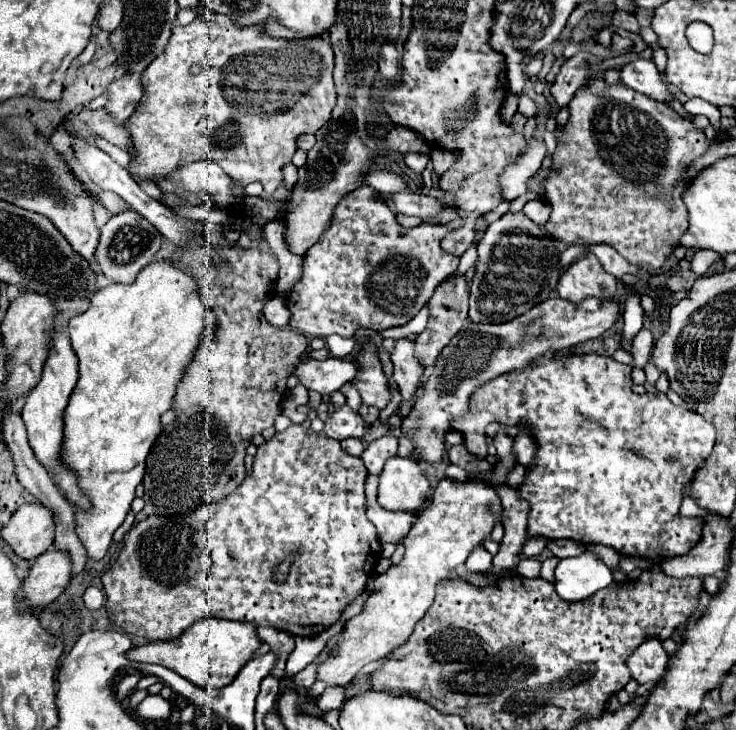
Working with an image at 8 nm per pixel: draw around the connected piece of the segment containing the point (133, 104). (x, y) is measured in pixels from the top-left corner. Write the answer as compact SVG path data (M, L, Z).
M125 74L119 80L111 82L107 88L109 102L105 108L115 116L115 120L121 124L125 122L137 108L143 88L141 88L141 74Z

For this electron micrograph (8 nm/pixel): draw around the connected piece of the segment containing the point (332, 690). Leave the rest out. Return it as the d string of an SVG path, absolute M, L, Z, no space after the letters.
M329 686L317 700L321 712L329 712L341 706L341 702L345 700L345 686Z

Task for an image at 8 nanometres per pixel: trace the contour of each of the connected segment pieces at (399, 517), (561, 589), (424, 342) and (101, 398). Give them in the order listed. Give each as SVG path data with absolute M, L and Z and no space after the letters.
M367 476L367 486L365 494L369 500L367 516L375 524L379 540L381 542L391 542L391 544L401 544L403 538L409 534L413 526L413 514L409 512L389 512L377 504L377 482L379 476Z
M589 552L589 568L585 568L585 572L577 572L577 564L581 564L581 560L585 560L583 554L575 558L563 558L555 568L553 586L567 602L585 600L613 582L613 572L601 560L597 560L597 556Z
M461 274L461 276L455 276L455 278L447 278L445 282L441 282L435 290L435 294L431 296L431 300L427 302L427 308L429 308L429 322L427 322L427 328L417 336L415 340L415 348L417 348L417 358L421 360L423 366L433 366L437 356L441 354L441 350L449 344L449 340L461 332L465 320L467 320L467 310L469 310L469 282L467 278Z
M171 258L157 260L137 274L133 284L111 284L91 296L89 310L69 322L71 346L79 358L79 382L65 408L63 460L79 476L79 484L91 498L93 510L75 510L77 534L89 558L103 558L113 542L113 532L123 524L135 498L135 486L143 480L145 460L157 436L163 432L161 416L173 408L173 398L185 368L199 352L203 338L215 324L201 300L197 280Z

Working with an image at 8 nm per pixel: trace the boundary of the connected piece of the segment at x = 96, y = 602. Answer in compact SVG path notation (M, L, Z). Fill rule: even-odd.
M89 586L83 594L83 602L89 610L99 610L105 606L105 592L101 588L95 588L95 586Z

